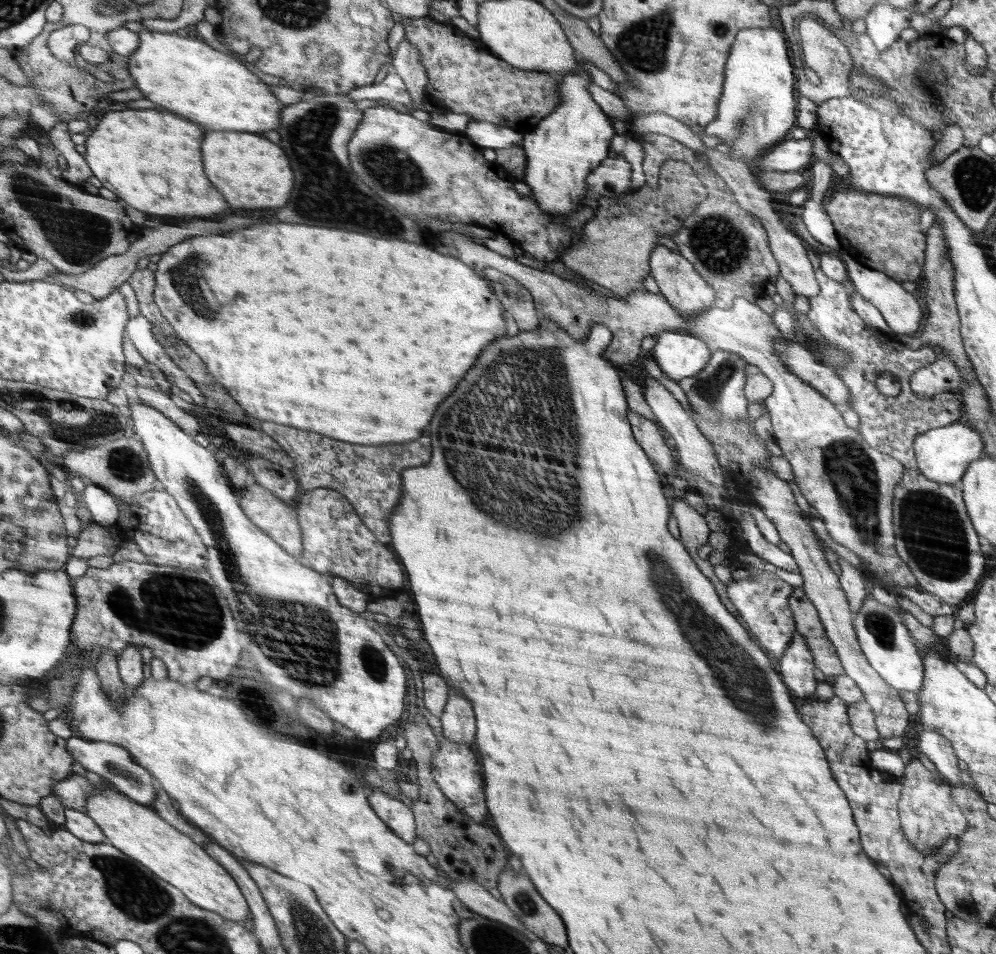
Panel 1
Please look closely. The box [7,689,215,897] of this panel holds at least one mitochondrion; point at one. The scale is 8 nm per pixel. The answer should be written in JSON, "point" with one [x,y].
{"point":[133,779]}

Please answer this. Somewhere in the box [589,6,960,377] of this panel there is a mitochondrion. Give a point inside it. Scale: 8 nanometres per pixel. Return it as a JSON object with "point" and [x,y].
{"point":[716,241]}

